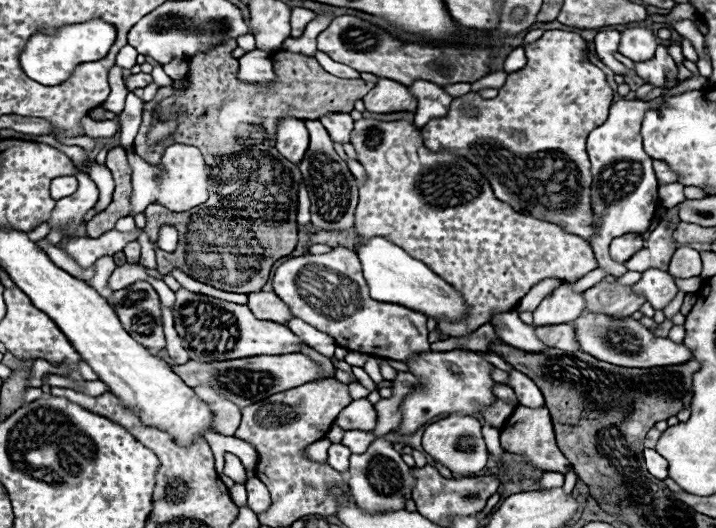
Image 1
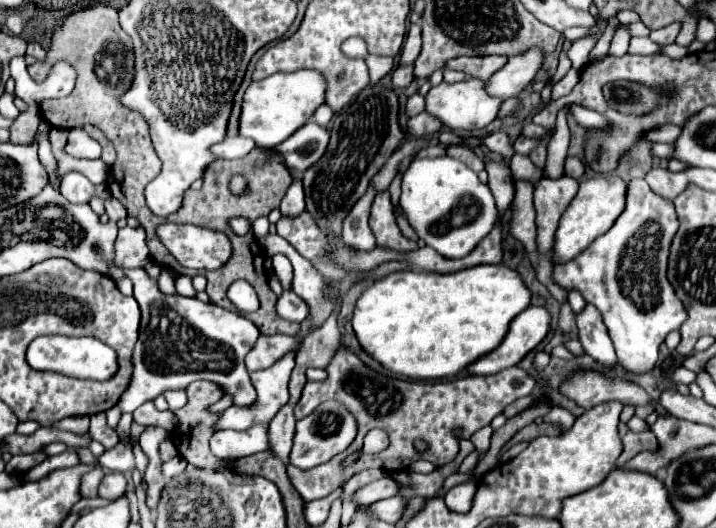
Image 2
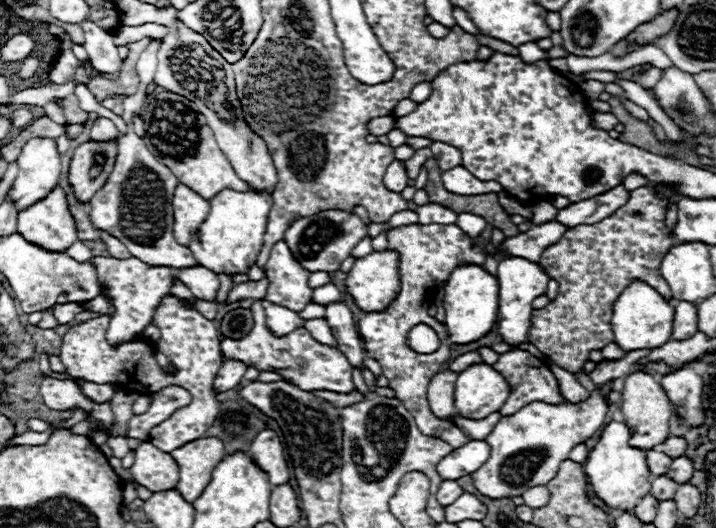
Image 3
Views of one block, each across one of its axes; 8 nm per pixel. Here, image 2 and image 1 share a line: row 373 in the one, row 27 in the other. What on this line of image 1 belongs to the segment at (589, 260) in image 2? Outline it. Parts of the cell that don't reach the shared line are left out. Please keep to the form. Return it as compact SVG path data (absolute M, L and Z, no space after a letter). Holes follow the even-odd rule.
M636 26L636 28L626 28L624 32L620 32L618 52L634 62L644 62L652 58L656 48L658 48L656 34L650 28Z

